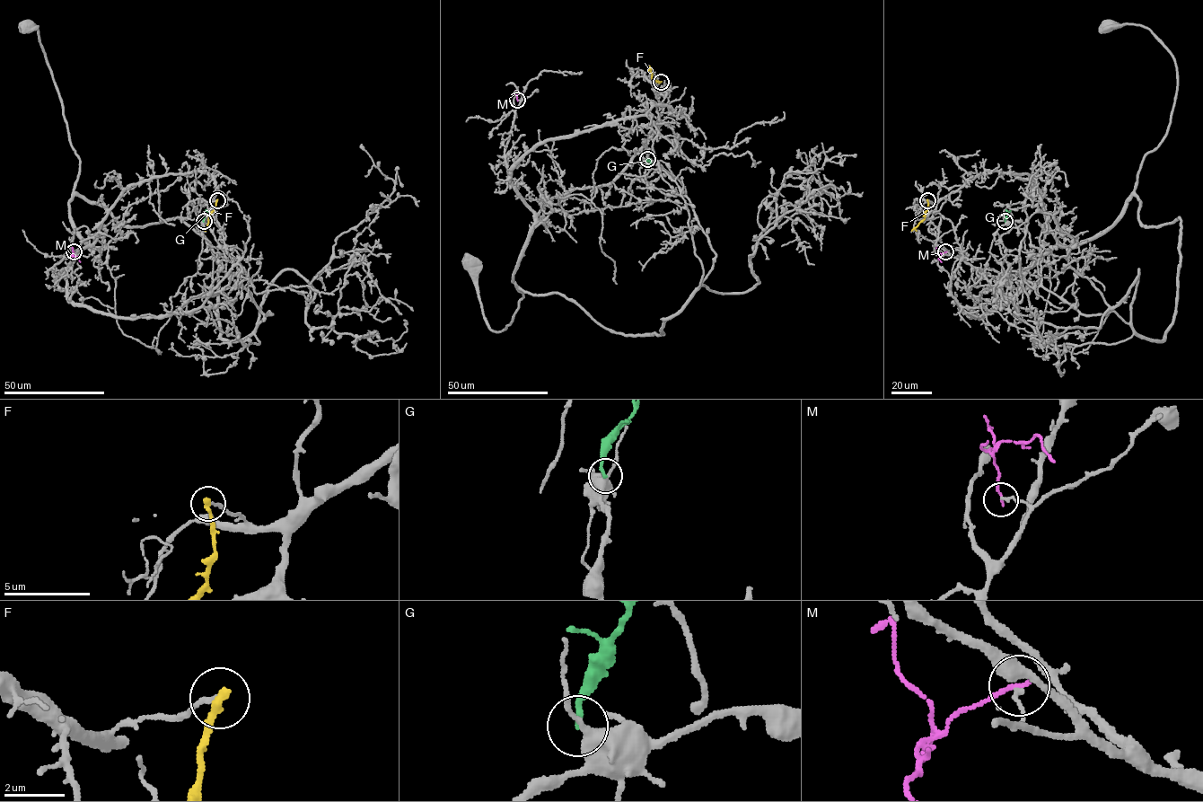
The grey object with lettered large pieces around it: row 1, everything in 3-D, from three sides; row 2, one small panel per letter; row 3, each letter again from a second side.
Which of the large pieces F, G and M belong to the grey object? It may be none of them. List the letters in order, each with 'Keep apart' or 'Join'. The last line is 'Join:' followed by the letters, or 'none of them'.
F: Keep apart
G: Keep apart
M: Keep apart
Join: none of them

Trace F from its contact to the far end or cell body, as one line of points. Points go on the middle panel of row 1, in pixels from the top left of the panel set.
F: (661, 82), (653, 79), (648, 66)

